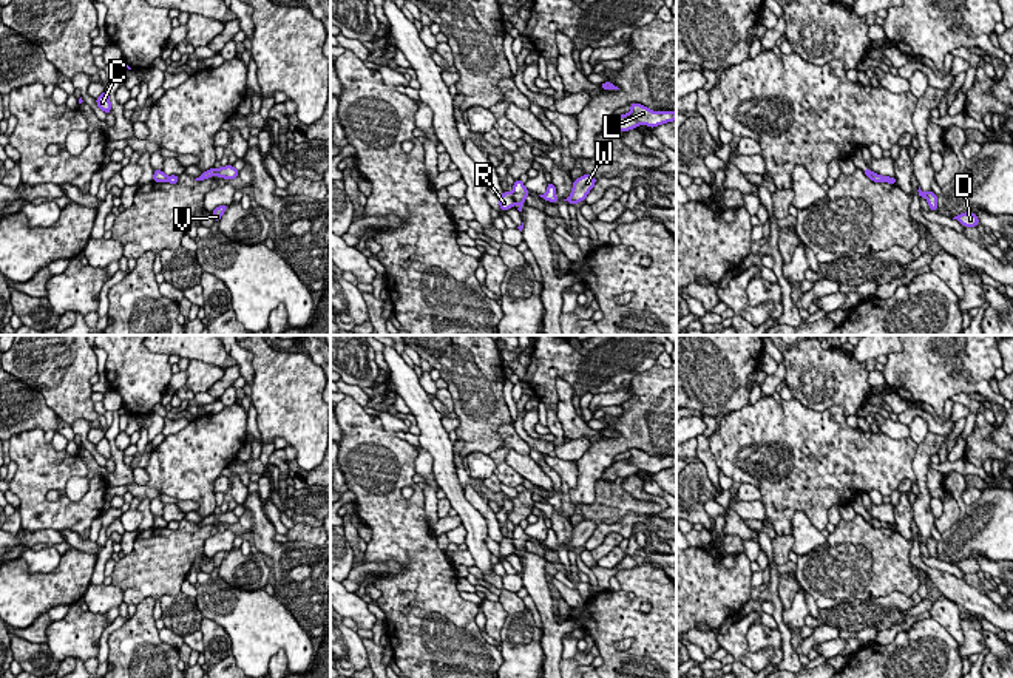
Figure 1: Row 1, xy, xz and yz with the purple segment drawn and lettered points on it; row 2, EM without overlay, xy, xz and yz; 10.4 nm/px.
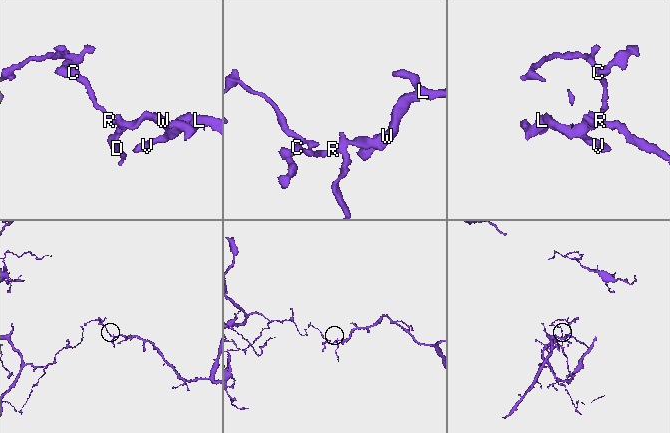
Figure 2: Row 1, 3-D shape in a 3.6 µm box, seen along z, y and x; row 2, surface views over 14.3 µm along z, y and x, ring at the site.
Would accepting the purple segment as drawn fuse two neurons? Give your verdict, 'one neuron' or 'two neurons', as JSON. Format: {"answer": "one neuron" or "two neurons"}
{"answer": "two neurons"}

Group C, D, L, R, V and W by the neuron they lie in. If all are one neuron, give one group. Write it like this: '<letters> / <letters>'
C R / D L V W

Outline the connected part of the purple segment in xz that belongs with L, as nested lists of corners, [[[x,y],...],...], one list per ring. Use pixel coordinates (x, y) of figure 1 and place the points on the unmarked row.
[[[632,448],[630,454],[632,454],[630,459],[615,462],[610,468],[607,468],[602,474],[602,479],[607,480],[616,480],[618,477],[624,479],[638,474],[641,470],[655,474],[658,471],[676,466],[675,457],[653,457],[636,448]]]

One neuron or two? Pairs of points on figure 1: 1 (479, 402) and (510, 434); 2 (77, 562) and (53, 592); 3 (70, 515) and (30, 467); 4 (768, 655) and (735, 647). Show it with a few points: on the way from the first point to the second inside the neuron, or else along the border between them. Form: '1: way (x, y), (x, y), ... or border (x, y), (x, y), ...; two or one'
1: border (510, 422), (498, 430), (502, 444), (488, 453); two
2: way (74, 570), (60, 584); one
3: way (54, 515), (33, 494), (33, 482); one
4: way (760, 657), (743, 655); one

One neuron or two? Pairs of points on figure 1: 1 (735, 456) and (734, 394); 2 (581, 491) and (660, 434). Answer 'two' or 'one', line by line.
1: two
2: one

